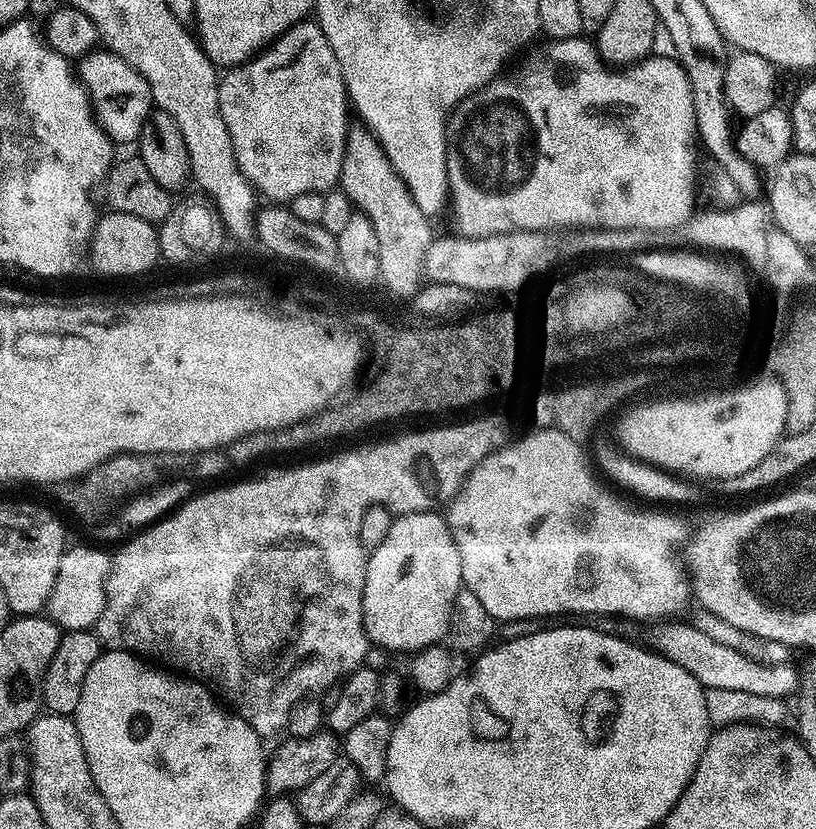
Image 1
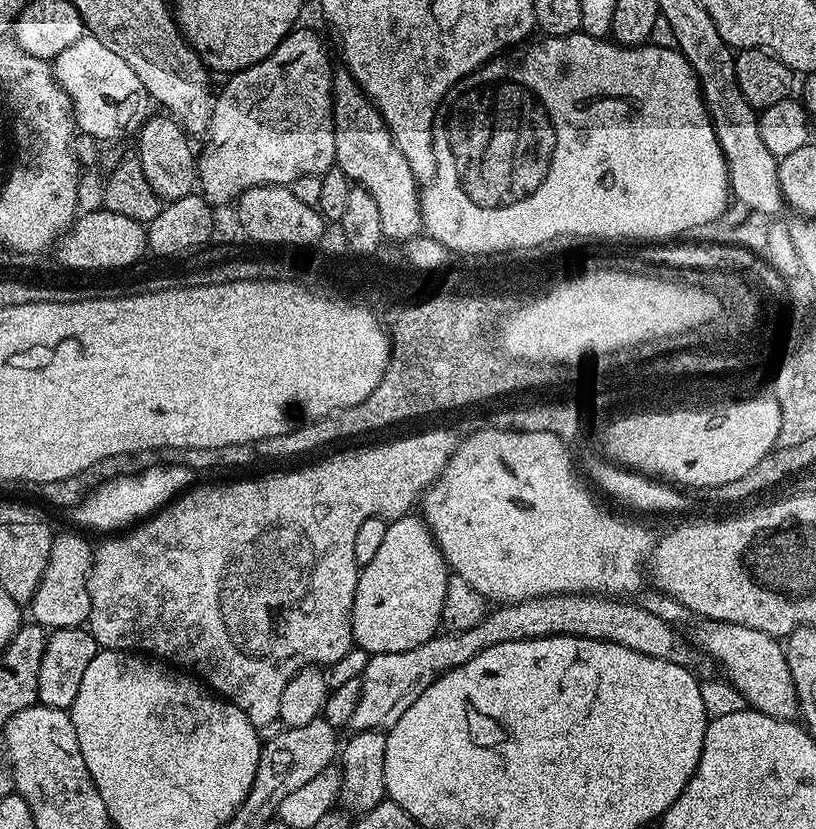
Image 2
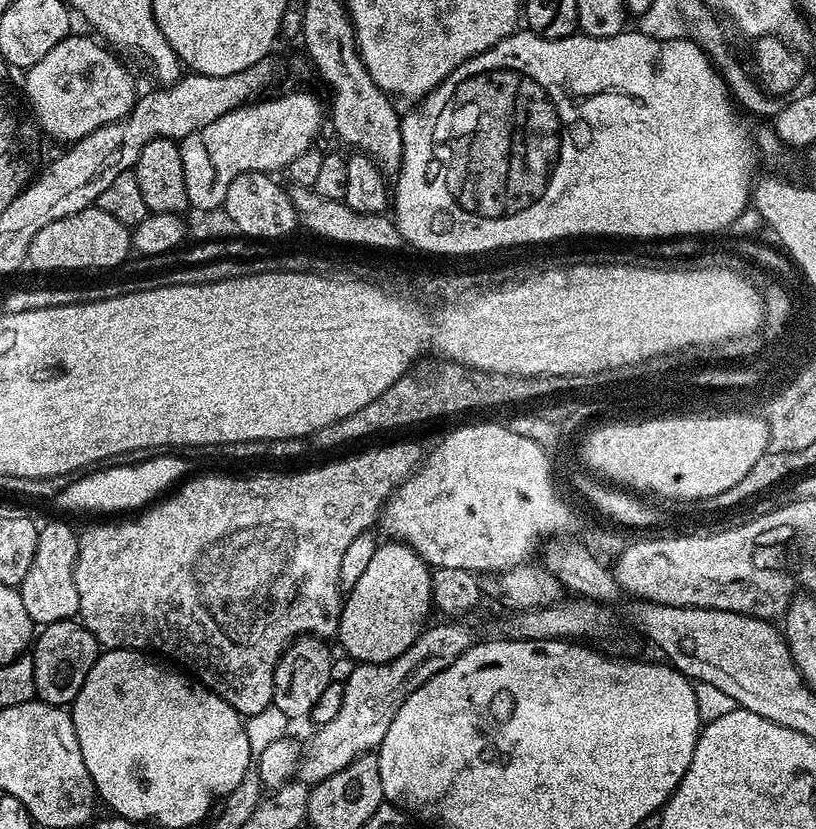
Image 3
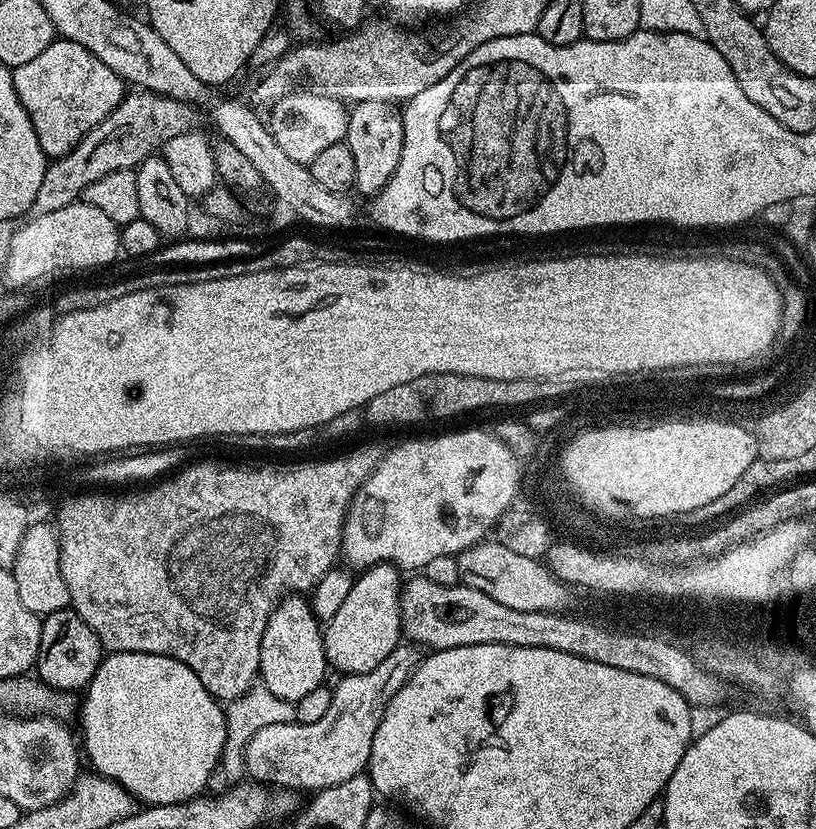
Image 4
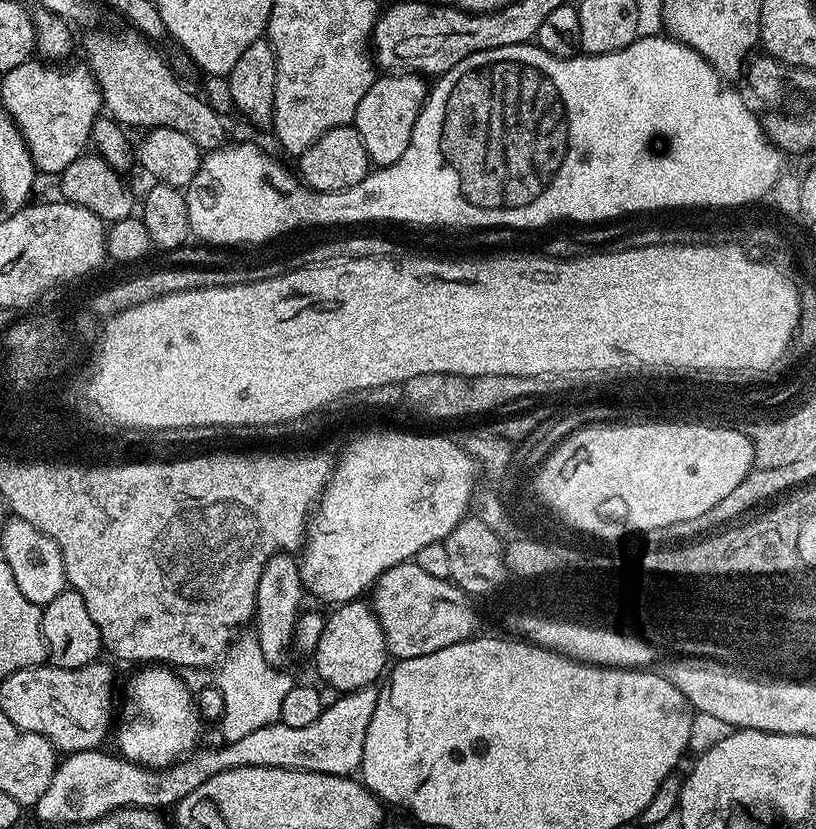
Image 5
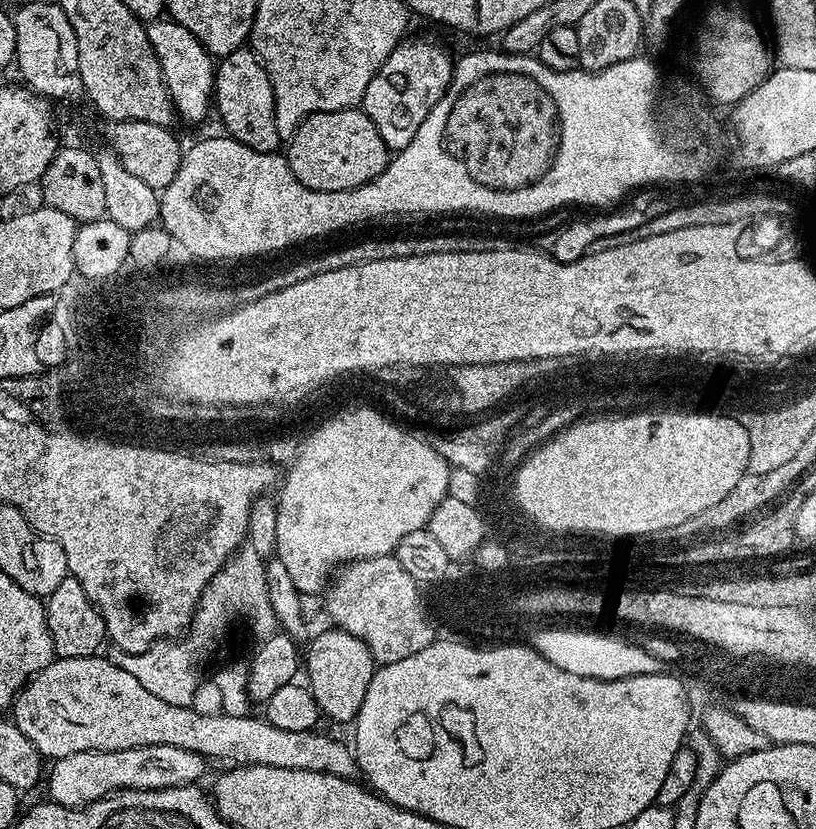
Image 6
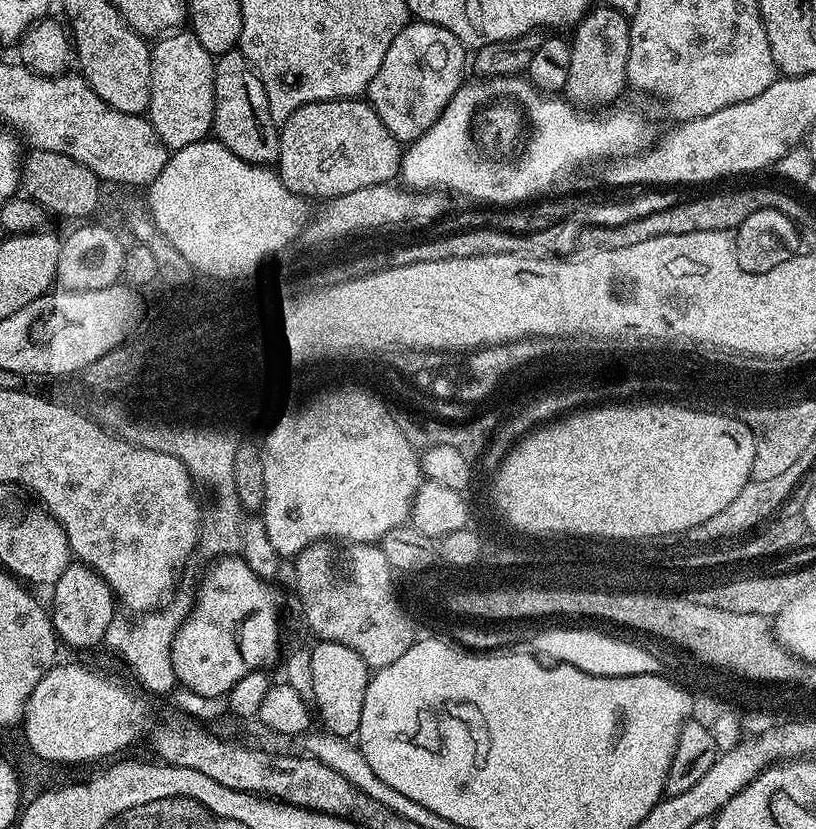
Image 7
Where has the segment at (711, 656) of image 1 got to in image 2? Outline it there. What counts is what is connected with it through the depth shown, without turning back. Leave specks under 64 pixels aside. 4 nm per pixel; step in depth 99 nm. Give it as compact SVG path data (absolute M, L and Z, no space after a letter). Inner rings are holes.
M598 594L540 596L537 600L524 600L521 604L493 607L476 626L464 632L445 631L431 636L422 642L422 646L414 646L414 650L369 655L364 676L359 677L360 701L352 715L351 727L357 732L379 732L392 728L394 722L398 722L406 710L410 710L410 706L418 699L418 694L433 684L436 677L470 662L470 658L482 650L498 646L502 642L537 640L543 636L585 636L591 640L609 640L611 644L621 644L650 658L691 665L693 649L687 639L684 641L676 637L678 632L675 627L641 608L639 603L623 603L626 603L623 599L603 598Z

